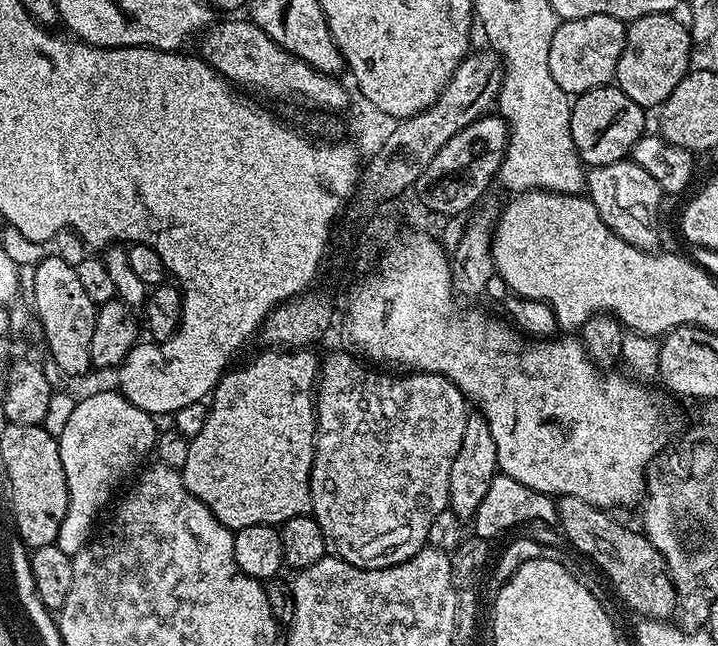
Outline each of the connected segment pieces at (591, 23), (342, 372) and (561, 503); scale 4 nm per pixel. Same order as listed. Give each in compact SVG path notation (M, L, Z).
M590 14L590 18L565 20L558 26L558 30L554 30L554 38L550 41L550 74L554 82L558 82L558 86L562 86L562 90L573 97L611 85L616 79L618 58L622 58L625 42L626 24L618 18L610 18L606 14Z
M348 352L325 355L320 366L310 515L322 526L328 555L359 568L389 568L414 558L414 554L426 547L436 519L449 507L450 470L454 458L458 458L458 450L462 450L470 405L458 390L455 379L439 371L416 370L404 374L408 376L387 376L384 373L387 371L373 370Z
M562 496L556 500L558 528L564 531L564 536L581 552L584 556L589 556L602 571L608 575L608 580L612 583L614 591L620 595L620 600L628 608L633 608L637 612L636 616L650 619L665 620L669 619L674 612L678 601L676 590L672 586L672 581L668 578L668 568L664 565L662 554L654 550L654 546L648 541L643 531L632 528L623 528L618 521L612 517L611 511L603 508L595 508L590 502L582 502L582 498L573 496Z

